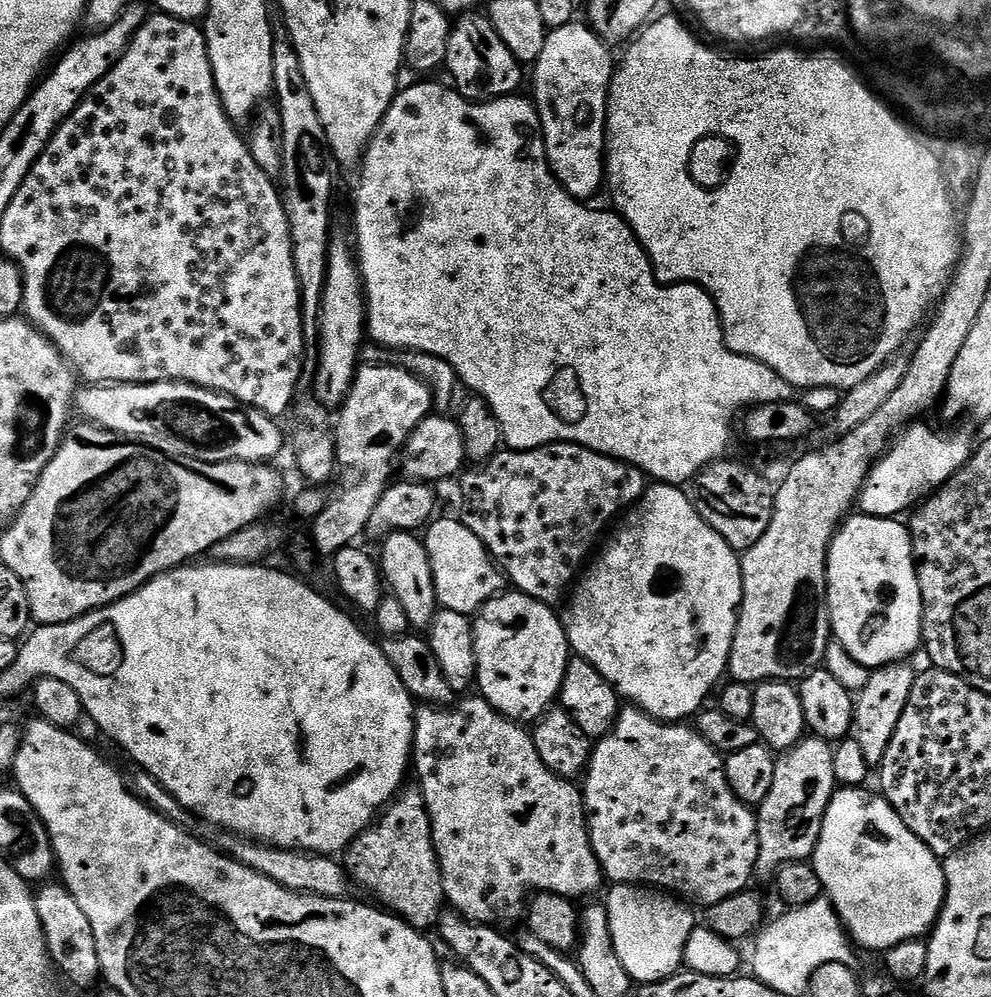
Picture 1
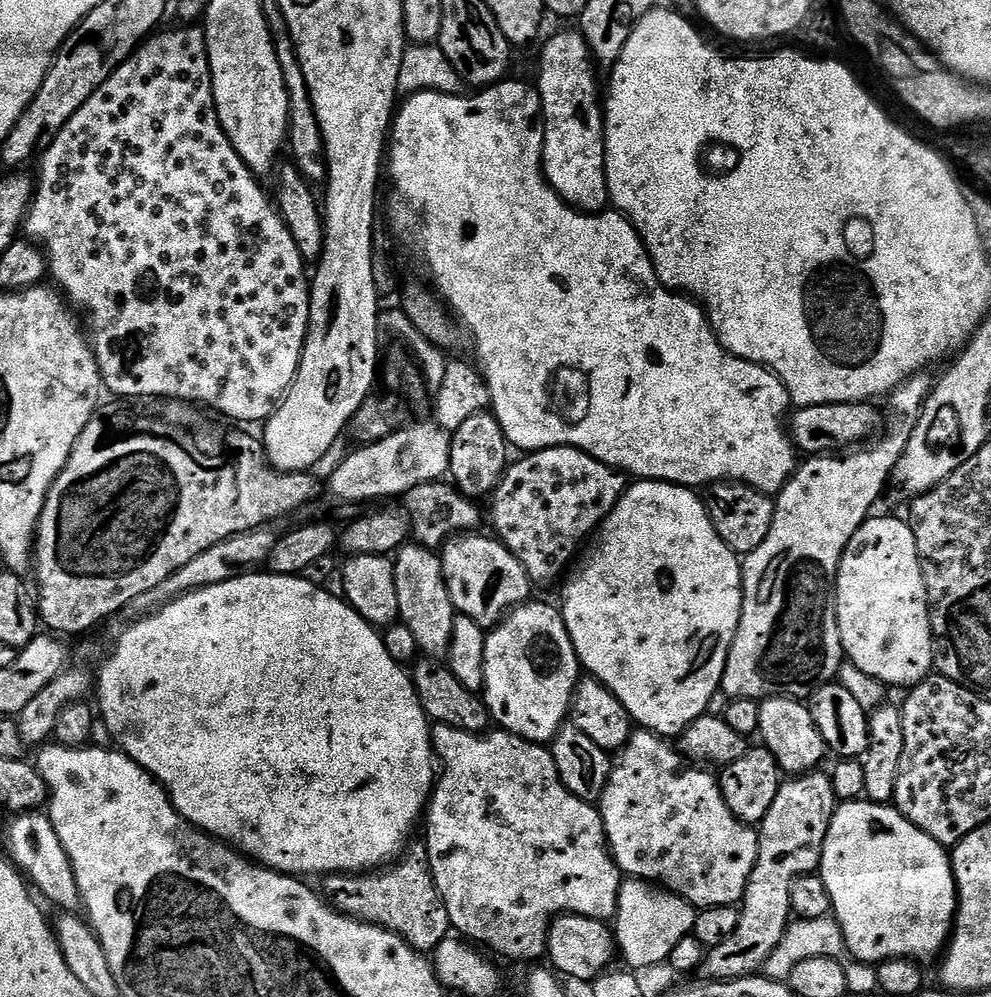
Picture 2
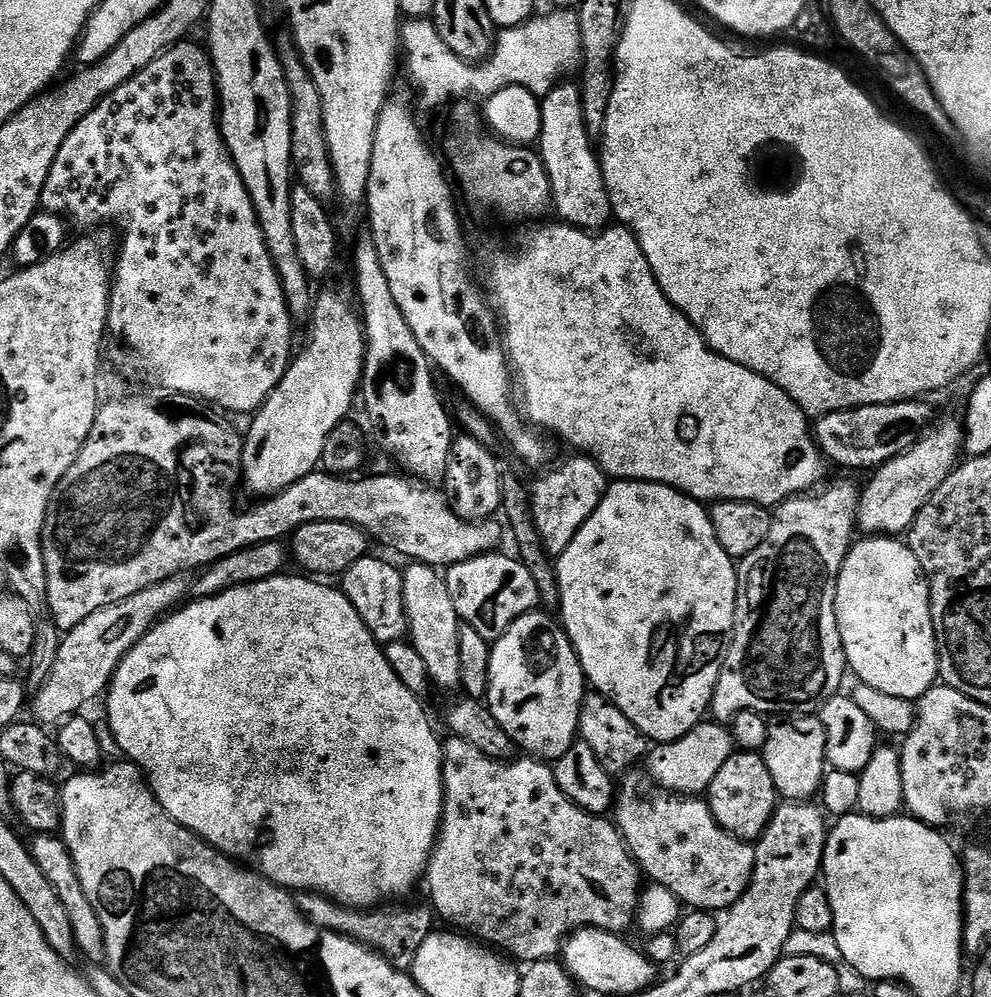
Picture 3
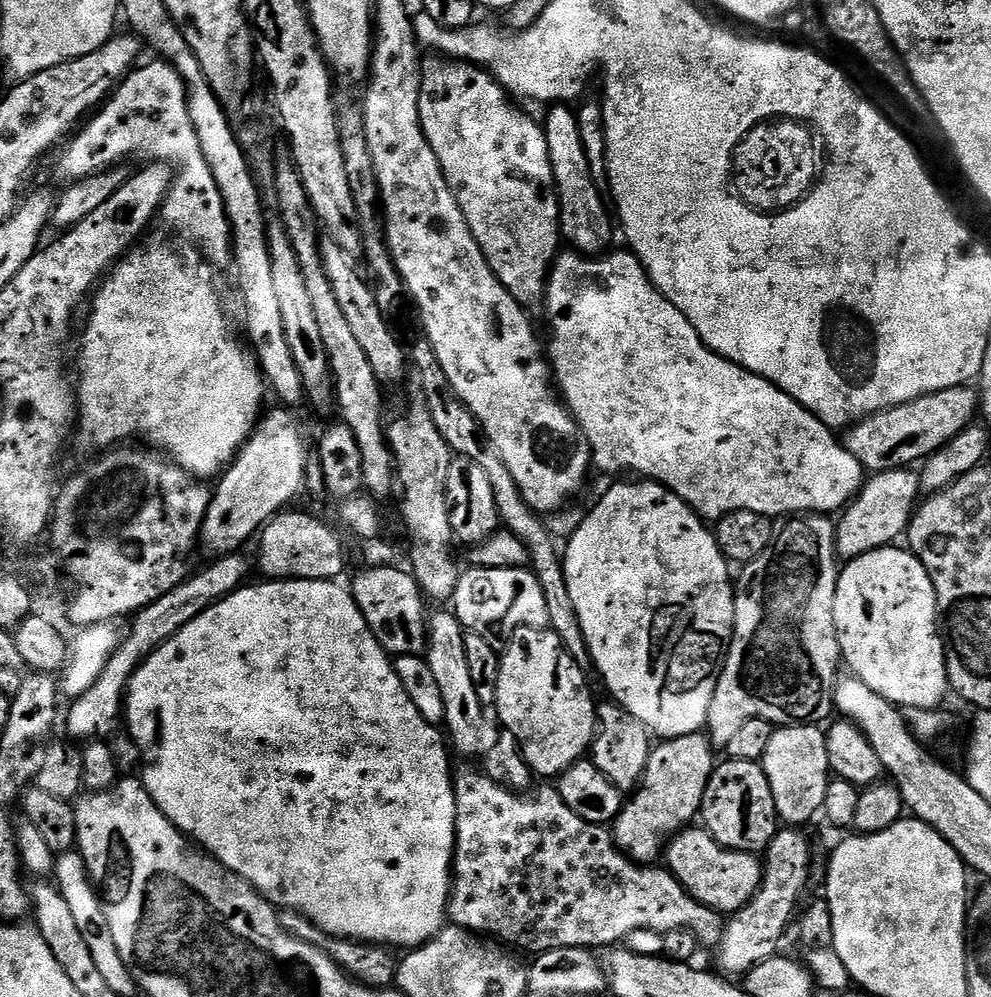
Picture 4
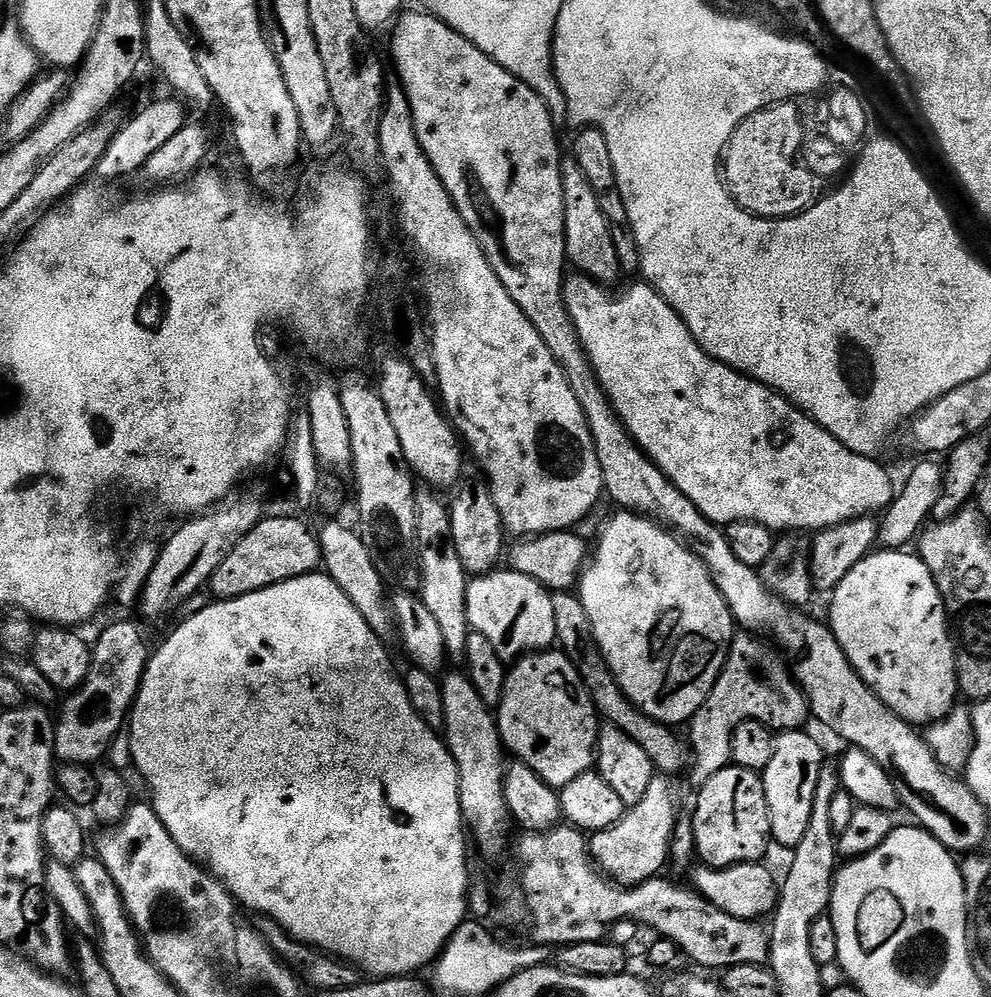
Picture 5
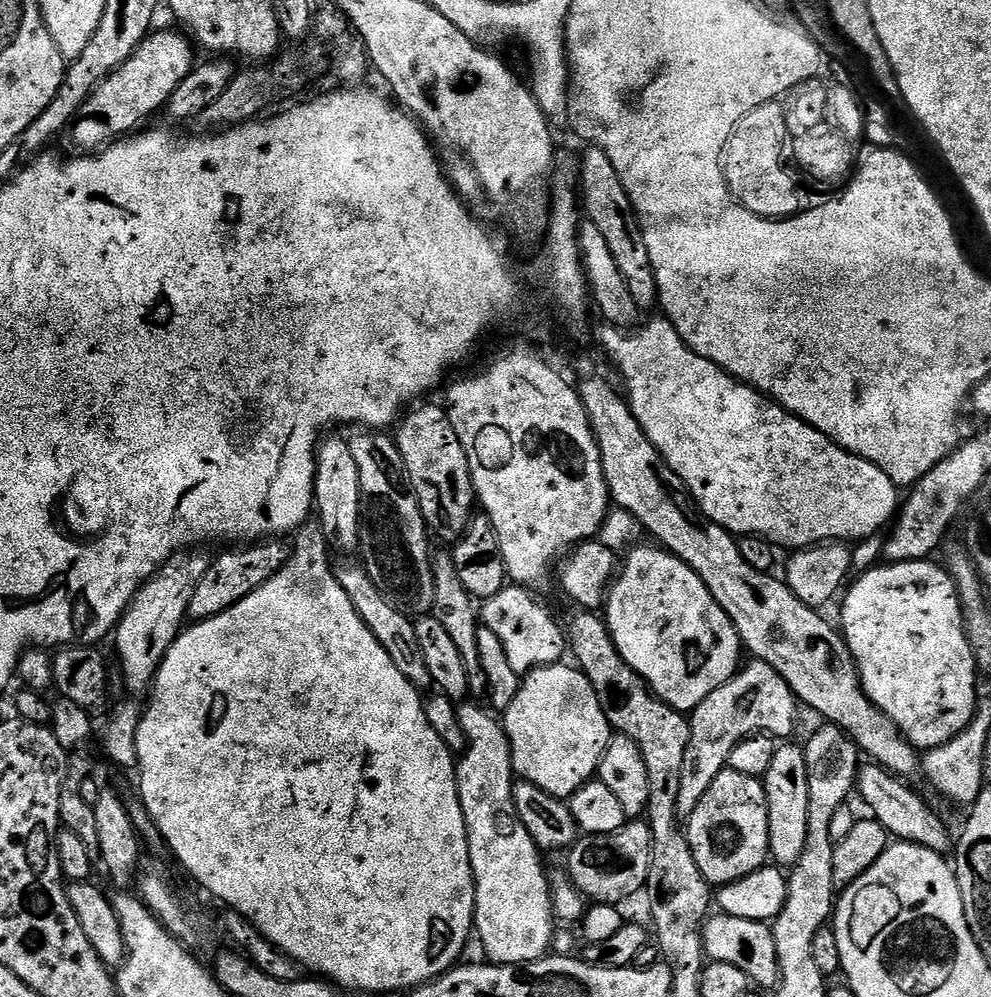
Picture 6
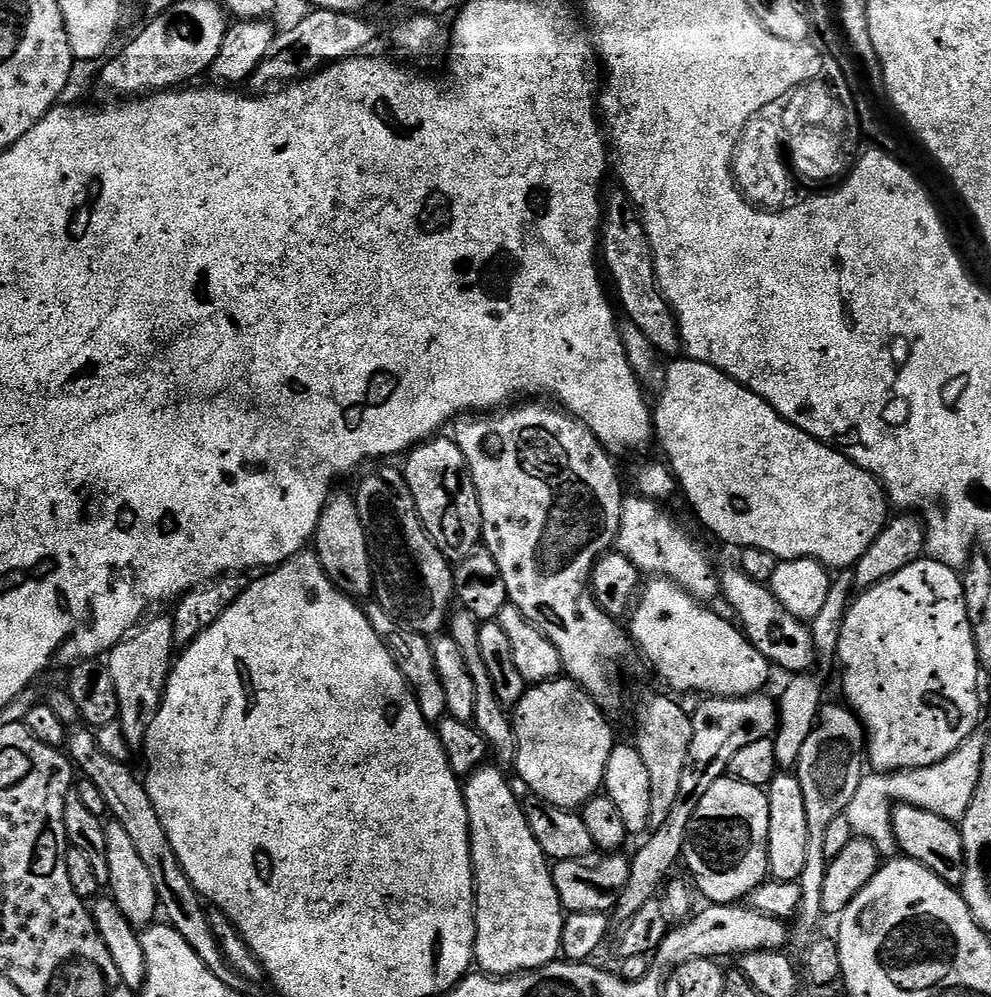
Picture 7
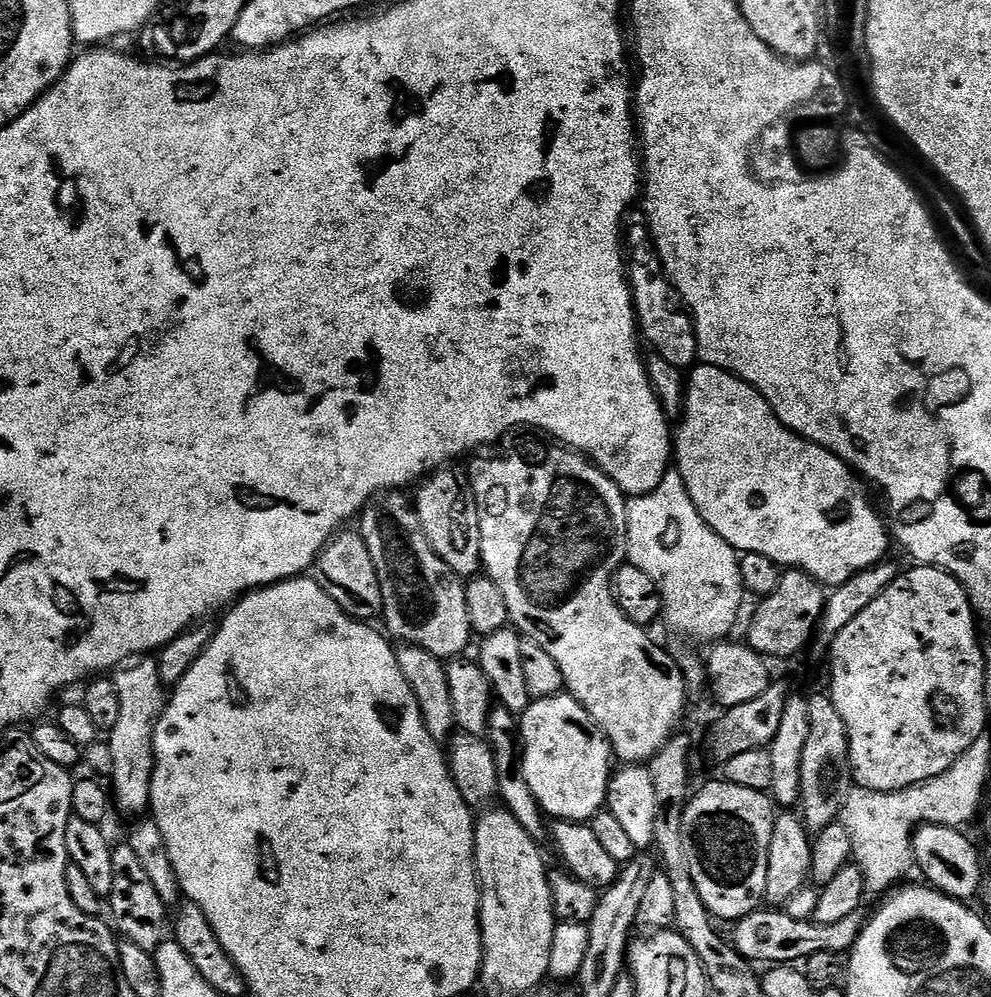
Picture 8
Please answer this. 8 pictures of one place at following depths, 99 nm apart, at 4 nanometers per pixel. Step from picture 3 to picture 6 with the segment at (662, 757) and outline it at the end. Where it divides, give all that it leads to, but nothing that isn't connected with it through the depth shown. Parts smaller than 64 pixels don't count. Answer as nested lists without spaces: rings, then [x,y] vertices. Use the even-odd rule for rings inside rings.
[[[632,818],[614,834],[581,835],[567,849],[566,856],[568,877],[585,898],[596,904],[620,906],[623,900],[630,899],[635,892],[645,891],[652,857],[652,831],[643,819]]]

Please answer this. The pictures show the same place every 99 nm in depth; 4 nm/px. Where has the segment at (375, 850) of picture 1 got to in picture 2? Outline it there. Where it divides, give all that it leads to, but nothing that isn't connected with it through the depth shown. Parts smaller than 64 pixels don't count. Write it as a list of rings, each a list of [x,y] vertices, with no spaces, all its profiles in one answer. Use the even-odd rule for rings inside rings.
[[[423,847],[410,848],[395,862],[379,870],[329,875],[322,887],[322,895],[341,916],[353,916],[365,924],[377,924],[403,938],[415,952],[432,954],[443,940],[449,939],[453,927],[428,870],[427,851]]]

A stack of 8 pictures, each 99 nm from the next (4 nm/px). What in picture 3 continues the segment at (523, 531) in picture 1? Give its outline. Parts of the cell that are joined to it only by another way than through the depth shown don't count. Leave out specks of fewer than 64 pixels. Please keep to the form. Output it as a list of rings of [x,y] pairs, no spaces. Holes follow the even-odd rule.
[[[576,454],[565,464],[557,463],[530,484],[530,511],[538,538],[549,557],[555,558],[574,540],[574,534],[582,530],[586,518],[598,510],[598,502],[606,494],[609,477],[595,460]],[[557,467],[557,468],[556,468]],[[545,475],[545,476],[544,476]]]

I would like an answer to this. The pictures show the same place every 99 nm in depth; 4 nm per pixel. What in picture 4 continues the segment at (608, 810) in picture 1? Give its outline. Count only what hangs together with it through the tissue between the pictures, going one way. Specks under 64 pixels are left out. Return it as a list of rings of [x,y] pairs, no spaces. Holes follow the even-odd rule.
[[[689,826],[683,832],[676,833],[666,849],[666,860],[667,856],[666,867],[672,877],[695,900],[721,914],[731,914],[745,908],[759,890],[760,880],[764,877],[759,855],[722,847],[703,826]]]

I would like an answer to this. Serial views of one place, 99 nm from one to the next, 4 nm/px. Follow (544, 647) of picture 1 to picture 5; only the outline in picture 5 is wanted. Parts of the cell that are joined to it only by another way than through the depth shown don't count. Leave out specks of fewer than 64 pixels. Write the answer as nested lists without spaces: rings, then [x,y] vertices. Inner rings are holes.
[[[545,650],[543,652],[534,652],[527,656],[521,656],[515,664],[511,665],[508,672],[508,680],[504,684],[504,696],[498,705],[498,723],[500,726],[500,739],[504,742],[504,747],[509,753],[512,752],[519,763],[530,766],[530,770],[534,770],[534,774],[538,774],[538,778],[542,778],[551,788],[565,788],[570,782],[574,782],[574,778],[578,778],[578,774],[586,774],[593,771],[596,762],[596,739],[600,737],[602,727],[601,721],[598,719],[595,706],[592,704],[591,694],[588,692],[588,686],[584,684],[584,680],[579,676],[578,670],[567,659],[560,650]]]

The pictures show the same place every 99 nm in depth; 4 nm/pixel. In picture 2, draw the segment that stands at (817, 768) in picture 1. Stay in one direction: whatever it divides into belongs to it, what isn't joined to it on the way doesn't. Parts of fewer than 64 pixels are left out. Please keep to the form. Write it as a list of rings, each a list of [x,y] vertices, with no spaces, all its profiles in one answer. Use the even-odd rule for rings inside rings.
[[[813,770],[781,783],[774,806],[770,806],[766,818],[758,825],[760,853],[739,905],[738,930],[734,930],[722,946],[711,949],[705,955],[702,972],[707,979],[737,980],[757,975],[782,942],[793,919],[790,890],[799,876],[813,875],[819,869],[826,834],[838,807],[831,775],[824,773],[823,776],[822,773]]]

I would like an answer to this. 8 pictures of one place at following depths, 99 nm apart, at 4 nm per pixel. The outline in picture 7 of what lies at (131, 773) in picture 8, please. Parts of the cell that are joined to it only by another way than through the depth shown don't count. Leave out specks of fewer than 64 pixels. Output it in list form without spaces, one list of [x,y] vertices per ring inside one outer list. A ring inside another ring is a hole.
[[[168,614],[155,616],[131,628],[106,656],[110,678],[114,678],[114,686],[118,689],[119,724],[132,750],[145,743],[150,726],[164,701],[164,687],[168,685],[168,673],[174,663],[172,617]]]

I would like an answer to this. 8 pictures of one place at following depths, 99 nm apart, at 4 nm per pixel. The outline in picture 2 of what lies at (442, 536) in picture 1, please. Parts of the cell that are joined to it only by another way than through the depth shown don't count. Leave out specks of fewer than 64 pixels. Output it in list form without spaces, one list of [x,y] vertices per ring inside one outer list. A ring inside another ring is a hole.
[[[464,534],[444,545],[444,581],[450,590],[452,605],[459,615],[474,618],[478,626],[491,630],[512,611],[529,599],[534,591],[526,570],[506,545],[491,535]]]

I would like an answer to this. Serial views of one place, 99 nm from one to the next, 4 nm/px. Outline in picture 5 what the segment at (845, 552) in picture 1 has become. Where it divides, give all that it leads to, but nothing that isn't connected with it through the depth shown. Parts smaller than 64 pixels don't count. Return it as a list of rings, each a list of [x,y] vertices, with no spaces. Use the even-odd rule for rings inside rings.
[[[876,550],[868,555],[865,560],[858,562],[858,566],[854,566],[854,570],[850,570],[850,574],[846,574],[846,578],[842,578],[842,582],[838,582],[838,586],[832,589],[830,593],[832,609],[829,610],[826,620],[832,629],[832,633],[836,636],[836,641],[842,646],[846,658],[852,664],[852,669],[864,679],[868,687],[875,692],[876,697],[894,714],[901,716],[907,724],[927,726],[937,724],[946,713],[957,707],[956,646],[953,633],[950,631],[950,617],[948,611],[944,608],[942,594],[934,582],[934,574],[930,574],[926,562],[922,562],[919,555],[912,553],[911,556],[910,553],[911,551],[908,550]]]

